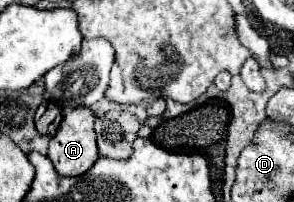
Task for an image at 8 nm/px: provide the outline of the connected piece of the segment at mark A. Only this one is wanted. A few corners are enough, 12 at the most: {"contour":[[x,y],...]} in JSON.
{"contour":[[71,109],[47,157],[63,177],[97,161],[95,115]]}

